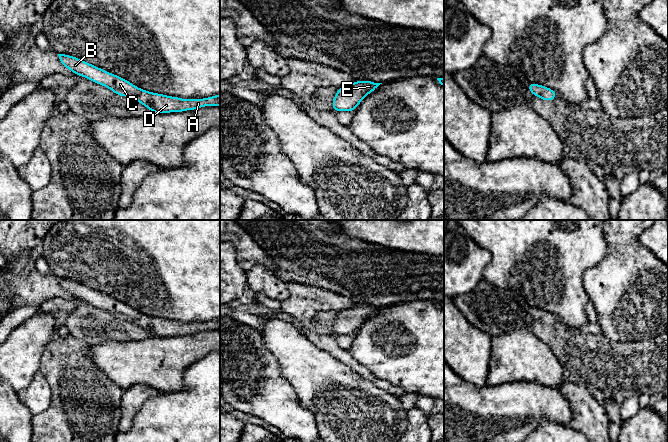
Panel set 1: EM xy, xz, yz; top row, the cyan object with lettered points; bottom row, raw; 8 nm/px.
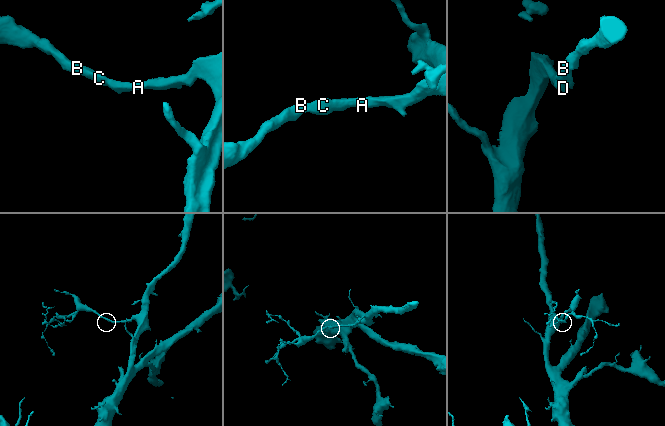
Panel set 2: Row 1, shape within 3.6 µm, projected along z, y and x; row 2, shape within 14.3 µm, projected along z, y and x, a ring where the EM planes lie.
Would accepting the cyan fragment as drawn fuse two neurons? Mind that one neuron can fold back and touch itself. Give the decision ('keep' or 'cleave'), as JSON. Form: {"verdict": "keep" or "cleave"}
{"verdict": "keep"}

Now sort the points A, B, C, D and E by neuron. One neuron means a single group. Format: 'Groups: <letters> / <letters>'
Groups: A B C D E

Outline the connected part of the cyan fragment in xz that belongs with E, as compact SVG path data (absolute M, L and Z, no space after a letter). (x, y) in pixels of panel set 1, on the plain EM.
M355 305L342 310L333 322L332 333L335 335L354 335L361 324L374 315L380 308L372 305Z

